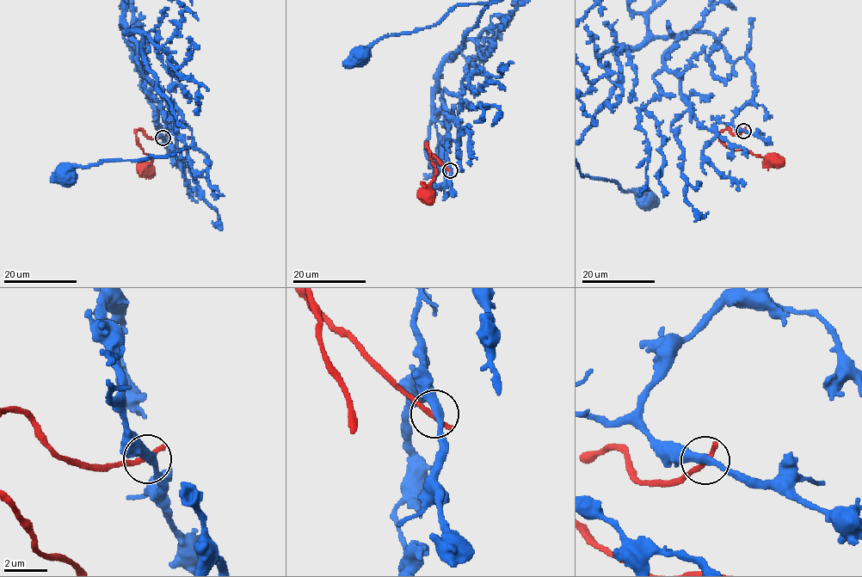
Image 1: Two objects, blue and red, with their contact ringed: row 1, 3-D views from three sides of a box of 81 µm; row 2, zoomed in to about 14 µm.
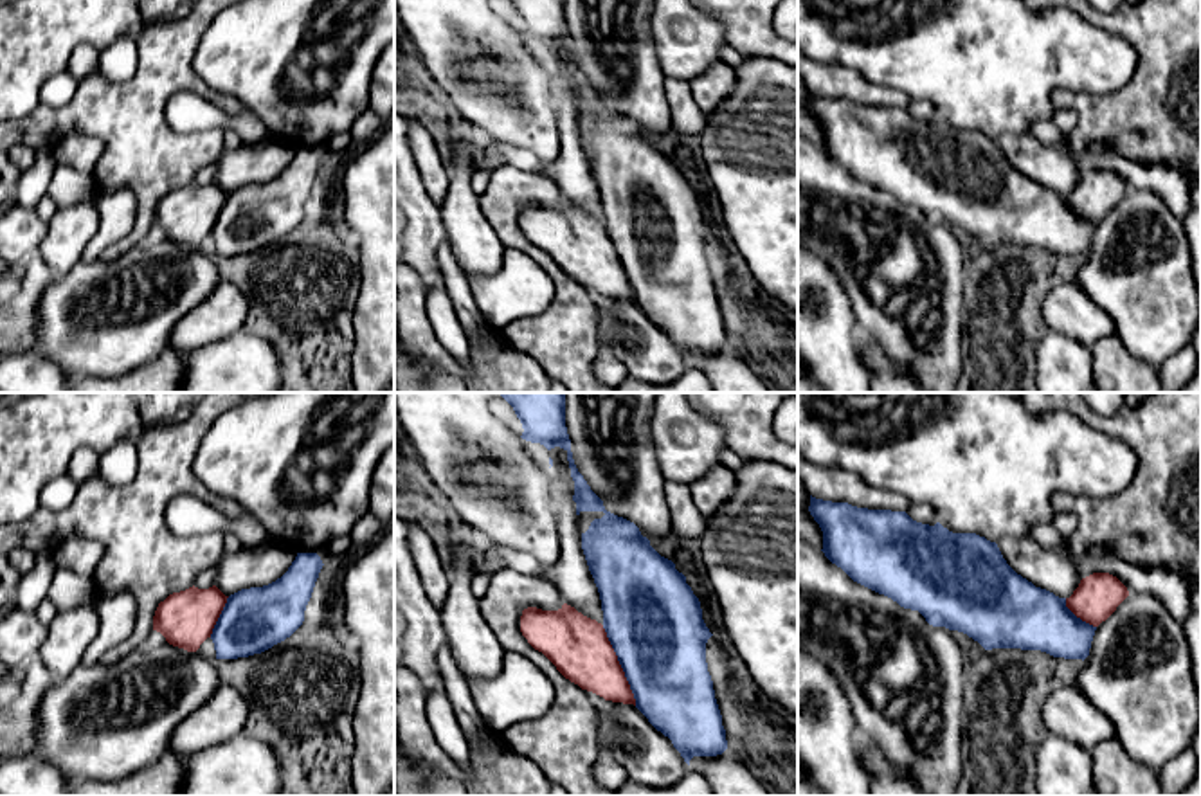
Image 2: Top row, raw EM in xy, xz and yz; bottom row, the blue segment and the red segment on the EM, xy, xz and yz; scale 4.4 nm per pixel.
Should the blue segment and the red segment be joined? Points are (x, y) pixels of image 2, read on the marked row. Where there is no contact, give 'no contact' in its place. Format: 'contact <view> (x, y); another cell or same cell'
contact xz (620, 663); another cell

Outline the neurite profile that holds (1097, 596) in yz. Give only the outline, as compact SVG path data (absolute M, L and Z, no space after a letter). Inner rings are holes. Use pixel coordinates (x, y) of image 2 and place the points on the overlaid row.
M1093 573L1066 598L1066 607L1082 621L1098 627L1127 596L1127 587L1116 576Z

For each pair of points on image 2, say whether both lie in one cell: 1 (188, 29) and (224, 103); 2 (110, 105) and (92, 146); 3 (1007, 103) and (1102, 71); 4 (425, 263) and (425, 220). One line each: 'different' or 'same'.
1: same
2: different
3: same
4: same

